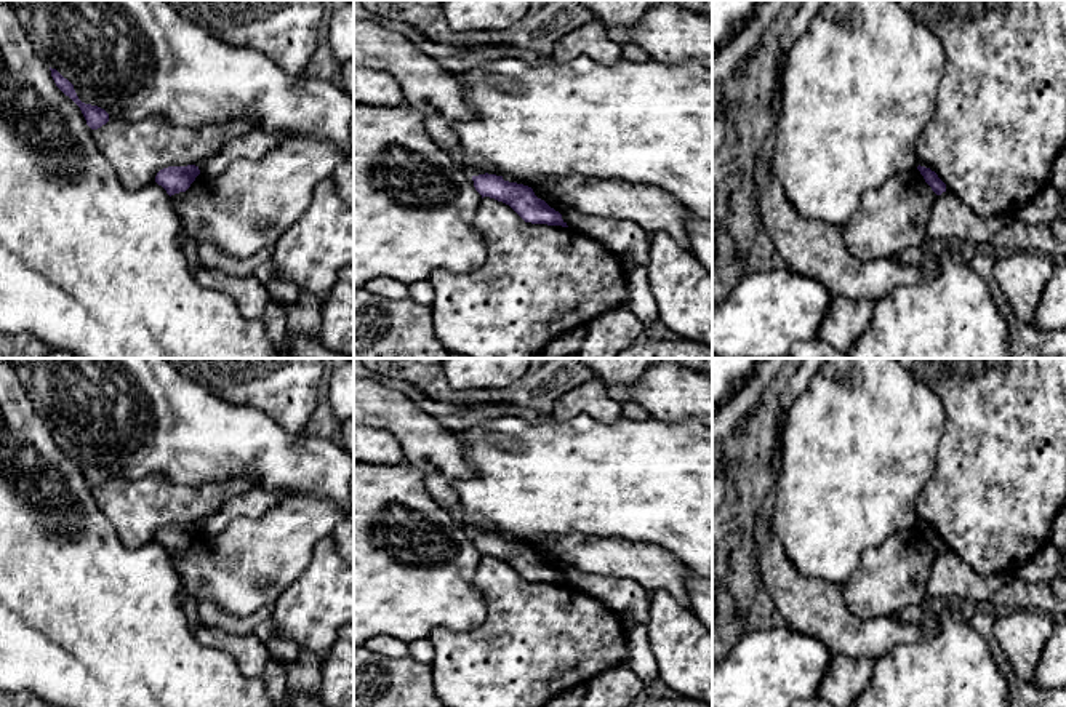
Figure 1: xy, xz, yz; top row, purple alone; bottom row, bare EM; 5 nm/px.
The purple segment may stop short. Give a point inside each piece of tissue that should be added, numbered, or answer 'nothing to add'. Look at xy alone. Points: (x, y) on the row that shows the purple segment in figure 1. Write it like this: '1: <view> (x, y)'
nothing to add

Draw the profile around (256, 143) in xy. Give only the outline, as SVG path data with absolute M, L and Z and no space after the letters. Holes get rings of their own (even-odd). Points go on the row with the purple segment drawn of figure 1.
M254 128L243 136L227 141L216 155L200 163L198 170L206 178L216 178L222 174L232 162L238 158L258 160L283 139L280 134L269 134L264 130Z

